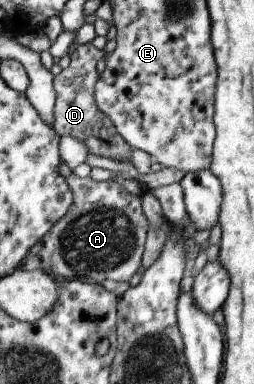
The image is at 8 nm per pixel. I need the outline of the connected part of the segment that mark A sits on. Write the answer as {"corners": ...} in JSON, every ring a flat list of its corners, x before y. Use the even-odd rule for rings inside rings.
{"corners":[[71,173,65,182,72,194,71,206,50,231,31,247,21,267,25,270,42,270,57,280,77,278,95,284,105,280,127,282,140,267,148,227,140,207,141,196,127,193,114,179,97,182,89,176,79,178]]}

